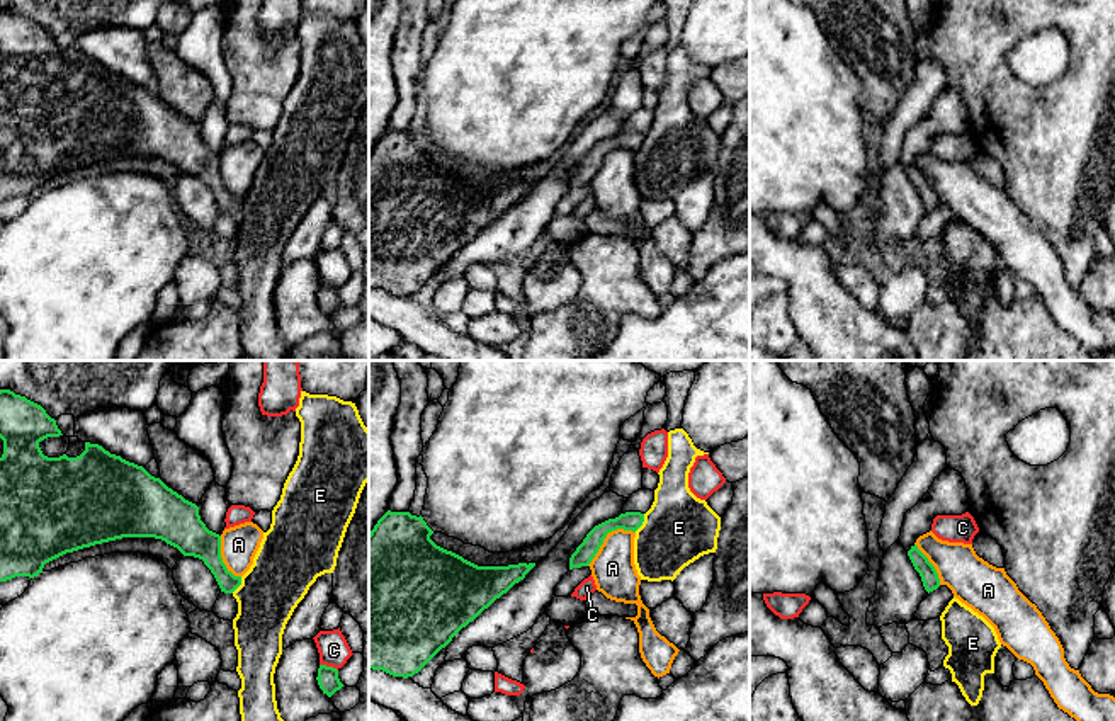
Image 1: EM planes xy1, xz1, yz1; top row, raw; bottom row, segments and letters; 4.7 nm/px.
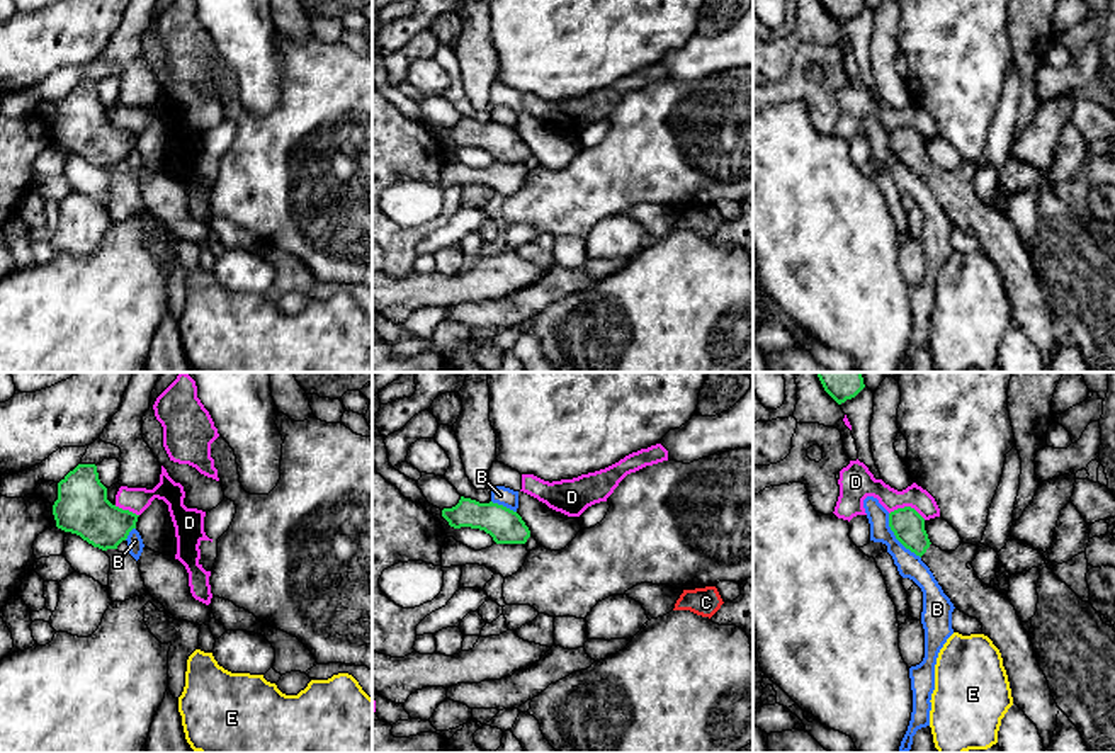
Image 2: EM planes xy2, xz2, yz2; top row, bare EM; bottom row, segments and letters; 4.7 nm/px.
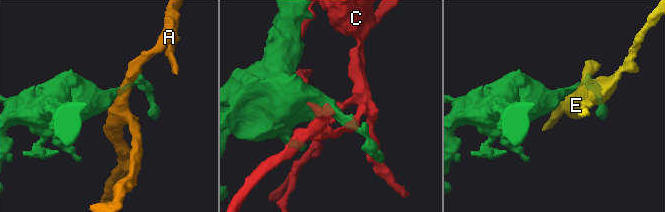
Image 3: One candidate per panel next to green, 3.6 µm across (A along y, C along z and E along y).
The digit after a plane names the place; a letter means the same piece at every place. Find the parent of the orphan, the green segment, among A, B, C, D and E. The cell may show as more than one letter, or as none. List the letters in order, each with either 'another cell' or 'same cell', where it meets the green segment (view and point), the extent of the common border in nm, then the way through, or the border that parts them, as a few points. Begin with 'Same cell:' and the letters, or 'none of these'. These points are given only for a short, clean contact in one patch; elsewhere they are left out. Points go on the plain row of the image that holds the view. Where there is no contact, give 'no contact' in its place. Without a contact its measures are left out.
Same cell: none of these
A: another cell | xz1 (605, 155) | 280 nm | along xz1 (634, 150), (612, 148), (587, 184)
B: another cell | yz2 (896, 157) | 260 nm | along yz2 (888, 133), (893, 153), (920, 177)
C: another cell | xy1 (328, 286) | 90 nm
D: another cell | yz2 (908, 126) | 180 nm | along yz2 (889, 131), (899, 126), (913, 126), (925, 138)
E: another cell | xz1 (643, 140) | 100 nm

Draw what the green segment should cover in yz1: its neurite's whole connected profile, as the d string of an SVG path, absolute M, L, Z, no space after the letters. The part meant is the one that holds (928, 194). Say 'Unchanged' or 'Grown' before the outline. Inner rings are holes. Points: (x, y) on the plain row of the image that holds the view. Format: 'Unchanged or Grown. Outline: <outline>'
Unchanged. Outline: M911 165L908 175L920 192L925 209L930 213L940 206L940 197L935 185L928 180L928 177L918 168L918 165Z

